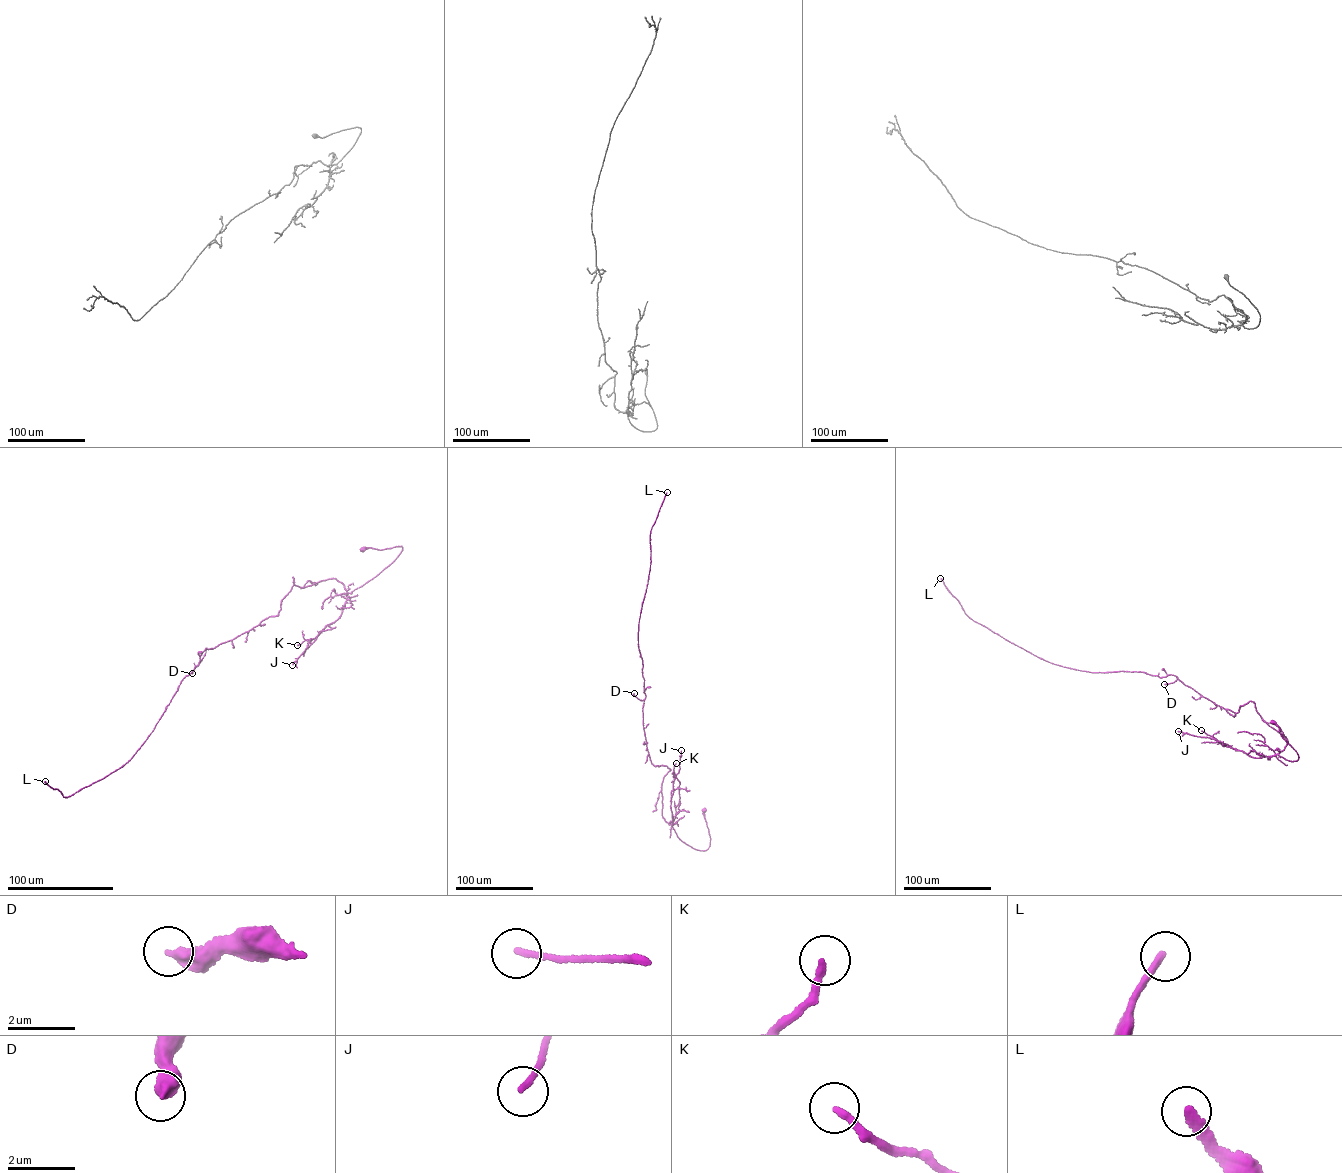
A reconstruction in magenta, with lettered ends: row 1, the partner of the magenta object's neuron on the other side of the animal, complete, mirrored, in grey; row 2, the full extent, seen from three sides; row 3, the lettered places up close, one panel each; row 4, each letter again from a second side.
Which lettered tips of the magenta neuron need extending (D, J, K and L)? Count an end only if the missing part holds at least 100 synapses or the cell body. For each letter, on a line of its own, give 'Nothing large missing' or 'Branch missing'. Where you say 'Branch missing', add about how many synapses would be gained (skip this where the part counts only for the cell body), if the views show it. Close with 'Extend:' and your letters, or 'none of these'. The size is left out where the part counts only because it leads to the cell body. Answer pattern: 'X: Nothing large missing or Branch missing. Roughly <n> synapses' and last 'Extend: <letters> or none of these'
D: Nothing large missing
J: Nothing large missing
K: Nothing large missing
L: Branch missing. Roughly 120 synapses
Extend: L

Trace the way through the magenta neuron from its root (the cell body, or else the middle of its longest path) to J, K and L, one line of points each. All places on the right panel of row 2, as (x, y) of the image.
J: (1273, 722), (1297, 753), (1297, 761), (1286, 760), (1275, 754), (1254, 757), (1210, 738), (1178, 731)
K: (1273, 722), (1297, 753), (1297, 761), (1286, 760), (1275, 754), (1254, 757), (1222, 745), (1201, 730)
L: (1273, 722), (1297, 761), (1254, 703), (1235, 715), (1173, 675), (1047, 661), (970, 618), (940, 578)

